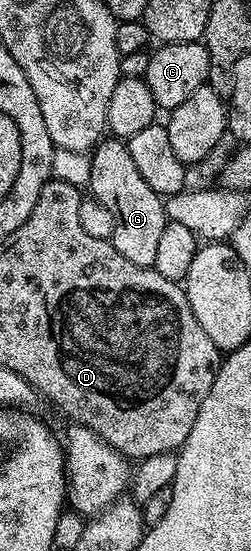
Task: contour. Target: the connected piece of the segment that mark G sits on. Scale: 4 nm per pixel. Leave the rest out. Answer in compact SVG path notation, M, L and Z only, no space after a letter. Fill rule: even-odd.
M115 137L101 138L91 152L91 157L92 168L88 187L112 218L112 247L118 249L118 253L122 253L126 261L134 261L134 265L154 267L158 240L166 222L164 199L157 195L154 189L150 189L142 173L138 173L125 140Z

